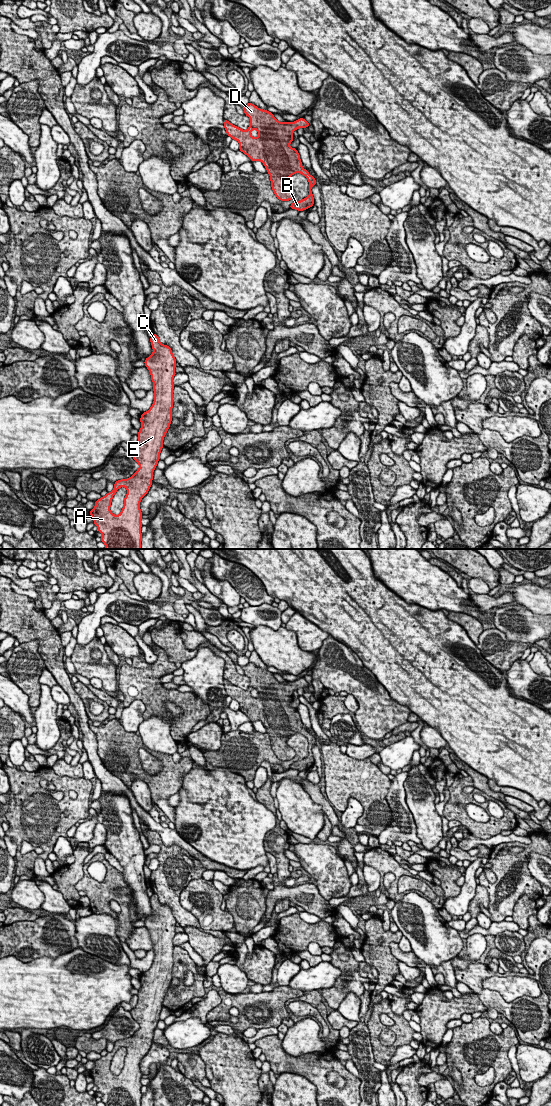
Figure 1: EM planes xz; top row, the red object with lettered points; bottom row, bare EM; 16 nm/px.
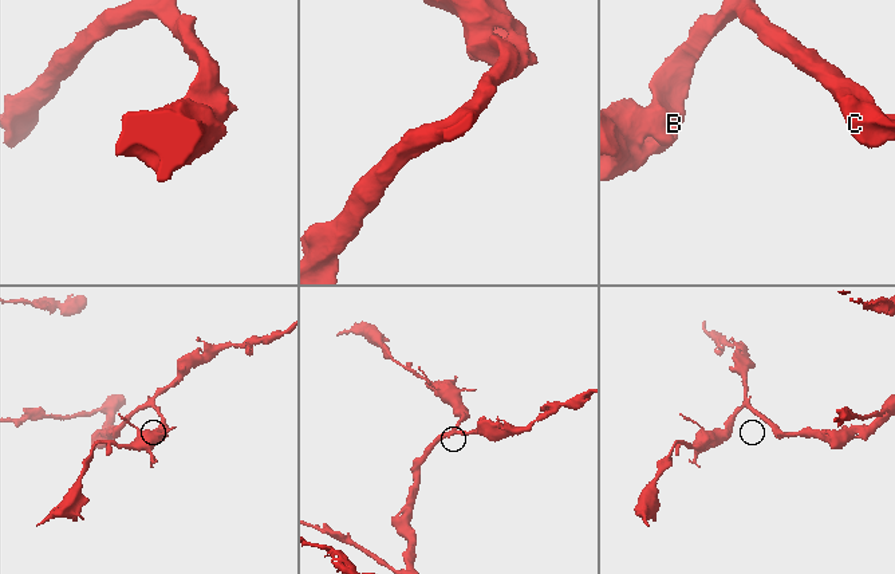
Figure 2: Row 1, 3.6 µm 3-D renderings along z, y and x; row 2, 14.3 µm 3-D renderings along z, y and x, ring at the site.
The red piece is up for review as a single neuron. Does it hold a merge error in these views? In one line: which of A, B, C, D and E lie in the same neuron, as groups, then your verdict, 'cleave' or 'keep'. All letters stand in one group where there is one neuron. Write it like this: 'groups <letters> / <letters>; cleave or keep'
groups A B C D E; keep

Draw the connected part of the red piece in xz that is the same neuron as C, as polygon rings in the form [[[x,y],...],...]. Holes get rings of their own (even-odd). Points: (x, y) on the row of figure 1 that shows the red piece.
[[[157,334],[150,337],[150,342],[153,353],[144,364],[150,372],[155,396],[150,409],[141,415],[138,442],[130,451],[139,469],[128,479],[116,481],[114,489],[96,500],[95,507],[90,510],[105,549],[141,549],[143,514],[140,502],[153,483],[153,472],[173,418],[173,377],[177,362],[171,348],[163,345]],[[121,487],[127,489],[127,494],[120,514],[114,515],[110,510],[111,502]]]

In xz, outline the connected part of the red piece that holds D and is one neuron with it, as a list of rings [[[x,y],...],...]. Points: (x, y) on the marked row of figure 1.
[[[250,102],[242,108],[250,119],[249,128],[242,130],[224,120],[227,136],[239,142],[239,150],[251,161],[263,163],[270,176],[272,190],[279,200],[289,201],[295,197],[293,189],[286,183],[292,175],[300,173],[305,176],[309,182],[309,195],[293,202],[290,209],[300,212],[312,207],[314,197],[311,189],[317,181],[302,167],[297,149],[290,146],[294,140],[293,132],[309,127],[310,124],[304,118],[294,122],[279,122],[272,112],[260,109]]]

